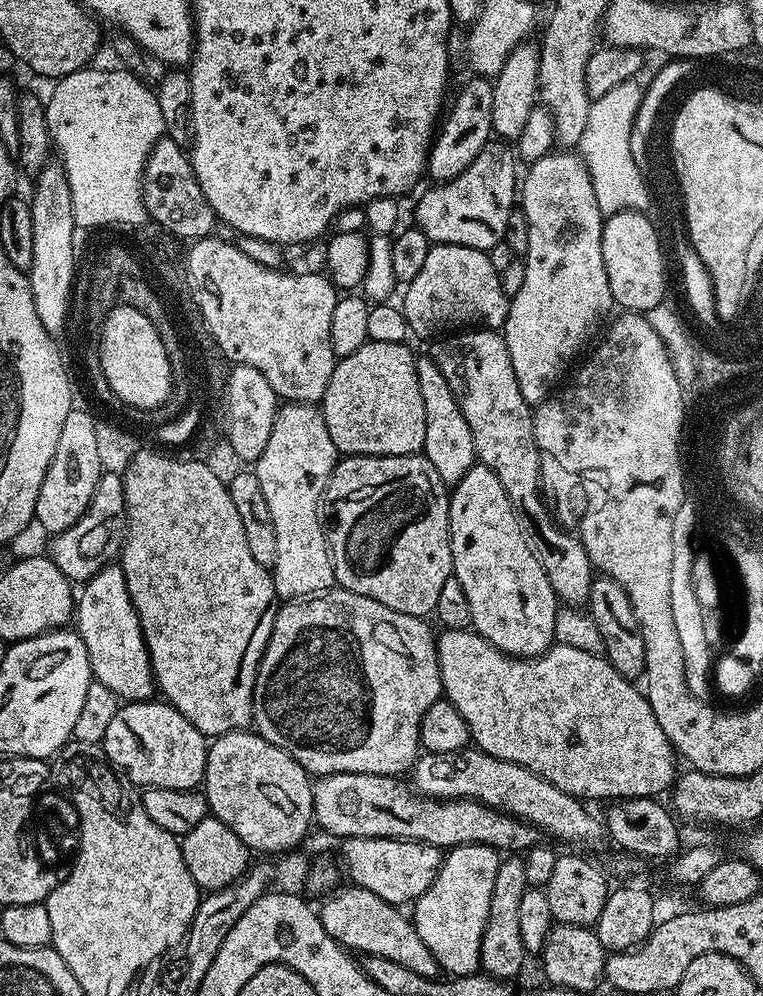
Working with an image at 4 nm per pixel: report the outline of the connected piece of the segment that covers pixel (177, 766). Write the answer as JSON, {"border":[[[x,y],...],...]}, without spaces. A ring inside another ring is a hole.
{"border":[[[159,699],[138,700],[121,703],[114,714],[110,726],[106,730],[102,741],[102,749],[107,763],[111,764],[129,785],[146,788],[169,788],[170,790],[196,790],[204,783],[206,758],[208,757],[209,741],[196,729],[190,721],[167,702]]]}

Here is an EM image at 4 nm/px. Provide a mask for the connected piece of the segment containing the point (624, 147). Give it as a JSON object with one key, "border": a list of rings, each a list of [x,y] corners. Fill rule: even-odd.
{"border":[[[635,79],[614,86],[610,94],[592,101],[592,109],[586,118],[586,130],[578,145],[579,155],[588,167],[594,186],[594,198],[598,198],[601,213],[624,212],[627,208],[647,209],[648,186],[641,165],[636,164],[630,152],[630,136],[638,114],[642,88]]]}

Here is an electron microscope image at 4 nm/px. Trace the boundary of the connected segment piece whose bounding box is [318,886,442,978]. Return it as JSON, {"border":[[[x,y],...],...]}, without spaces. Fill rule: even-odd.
{"border":[[[347,887],[333,891],[323,901],[325,904],[319,905],[318,915],[330,938],[334,938],[343,948],[353,953],[390,959],[415,974],[433,978],[441,975],[442,969],[434,954],[426,950],[426,942],[418,938],[418,930],[405,913],[404,916],[400,913],[403,911],[397,905],[378,898],[378,894],[370,894],[370,890],[365,888]]]}

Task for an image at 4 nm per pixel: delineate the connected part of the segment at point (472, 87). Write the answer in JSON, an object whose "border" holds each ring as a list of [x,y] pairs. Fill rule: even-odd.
{"border":[[[469,75],[469,80],[460,88],[456,101],[447,109],[432,146],[428,149],[426,172],[433,181],[450,181],[458,178],[464,170],[478,157],[482,148],[493,139],[490,105],[494,103],[492,80],[487,76]],[[449,111],[449,112],[448,112]],[[448,116],[448,117],[447,117]],[[444,124],[444,125],[443,125]]]}

